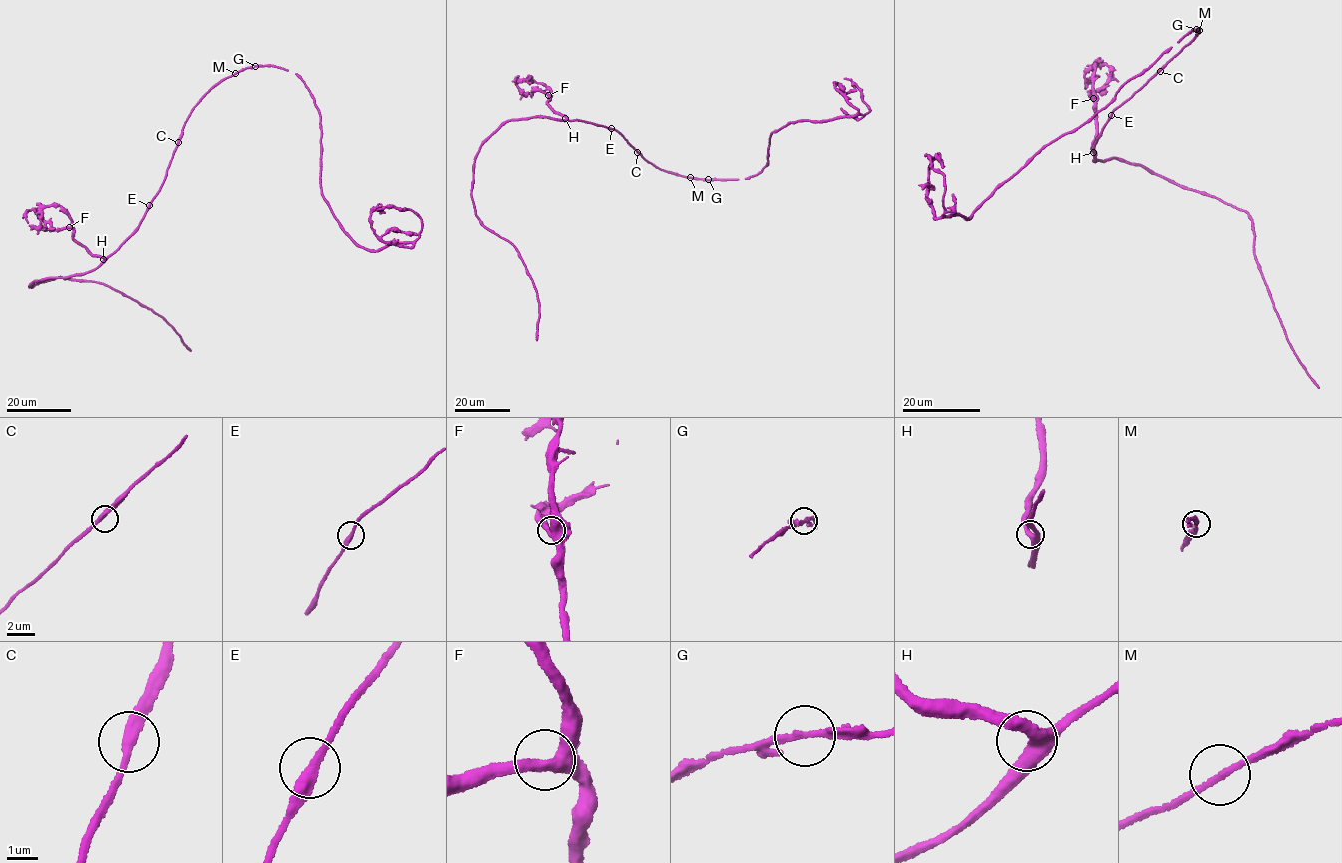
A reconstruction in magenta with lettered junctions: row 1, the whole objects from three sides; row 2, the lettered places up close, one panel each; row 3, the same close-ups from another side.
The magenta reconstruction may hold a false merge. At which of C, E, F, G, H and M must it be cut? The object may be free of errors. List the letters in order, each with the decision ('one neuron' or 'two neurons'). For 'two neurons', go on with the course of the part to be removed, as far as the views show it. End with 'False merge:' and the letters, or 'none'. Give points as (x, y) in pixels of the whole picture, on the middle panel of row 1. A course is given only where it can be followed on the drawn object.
C: one neuron
E: one neuron
F: one neuron
G: one neuron
H: one neuron
M: one neuron
False merge: none

